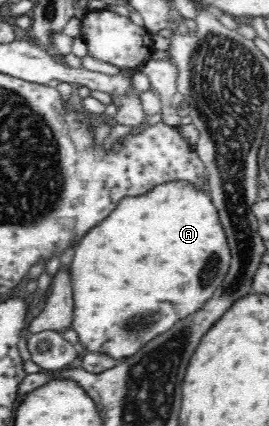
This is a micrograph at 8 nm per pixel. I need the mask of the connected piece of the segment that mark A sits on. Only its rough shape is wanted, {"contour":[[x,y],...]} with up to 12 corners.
{"contour":[[209,192],[124,197],[77,241],[71,328],[117,363],[228,275]]}

